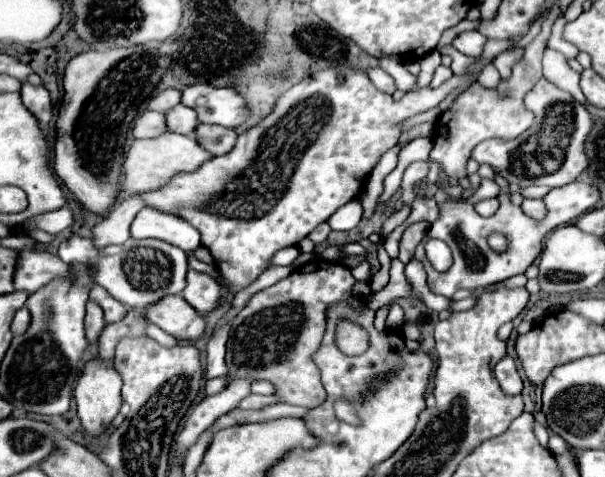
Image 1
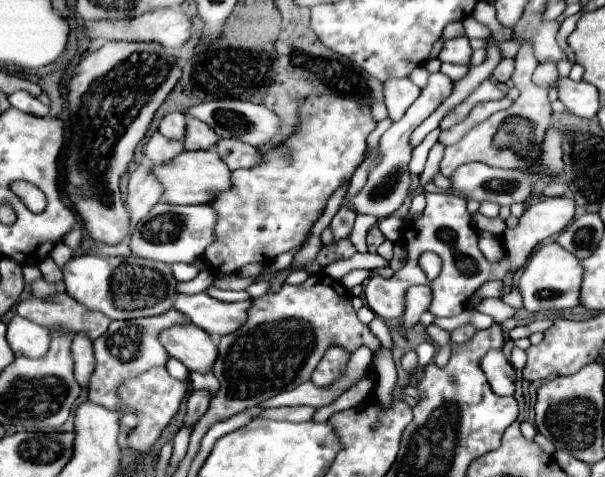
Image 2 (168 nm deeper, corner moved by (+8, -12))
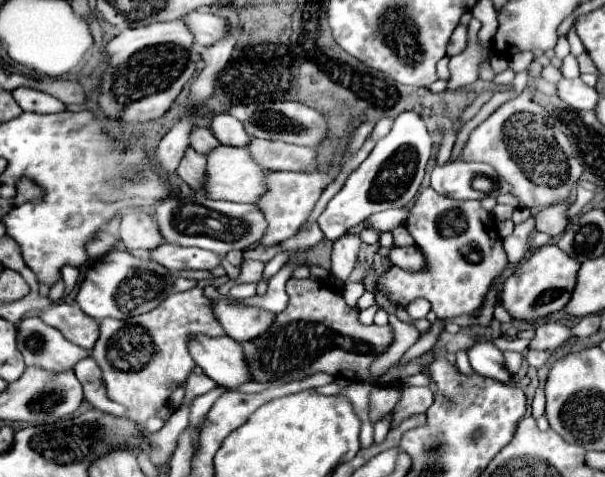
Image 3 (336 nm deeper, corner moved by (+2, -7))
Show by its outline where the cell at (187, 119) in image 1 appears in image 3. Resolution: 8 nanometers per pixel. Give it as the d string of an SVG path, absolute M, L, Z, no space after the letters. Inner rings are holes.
M216 115L212 119L210 129L214 131L214 135L218 137L218 141L222 145L236 145L236 147L246 147L246 143L250 143L250 133L242 127L242 123L238 123L238 119L232 119L232 115Z

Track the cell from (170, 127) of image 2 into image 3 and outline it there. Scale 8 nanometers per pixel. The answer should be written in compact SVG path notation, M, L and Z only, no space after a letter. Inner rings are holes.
M196 127L196 129L192 131L192 135L190 135L190 145L192 145L192 149L208 155L208 153L210 153L214 147L218 147L220 143L218 143L218 139L214 139L214 133L212 133L210 129L206 129L206 127Z

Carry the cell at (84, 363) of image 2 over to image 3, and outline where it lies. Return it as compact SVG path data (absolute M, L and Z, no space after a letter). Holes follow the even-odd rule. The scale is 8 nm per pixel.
M86 357L82 359L78 365L76 365L76 377L78 381L82 383L84 387L84 399L94 407L94 409L100 409L100 411L106 411L110 415L118 415L118 417L124 417L126 415L126 407L114 403L108 399L106 391L100 391L102 389L102 371L98 369L96 361L92 357Z

